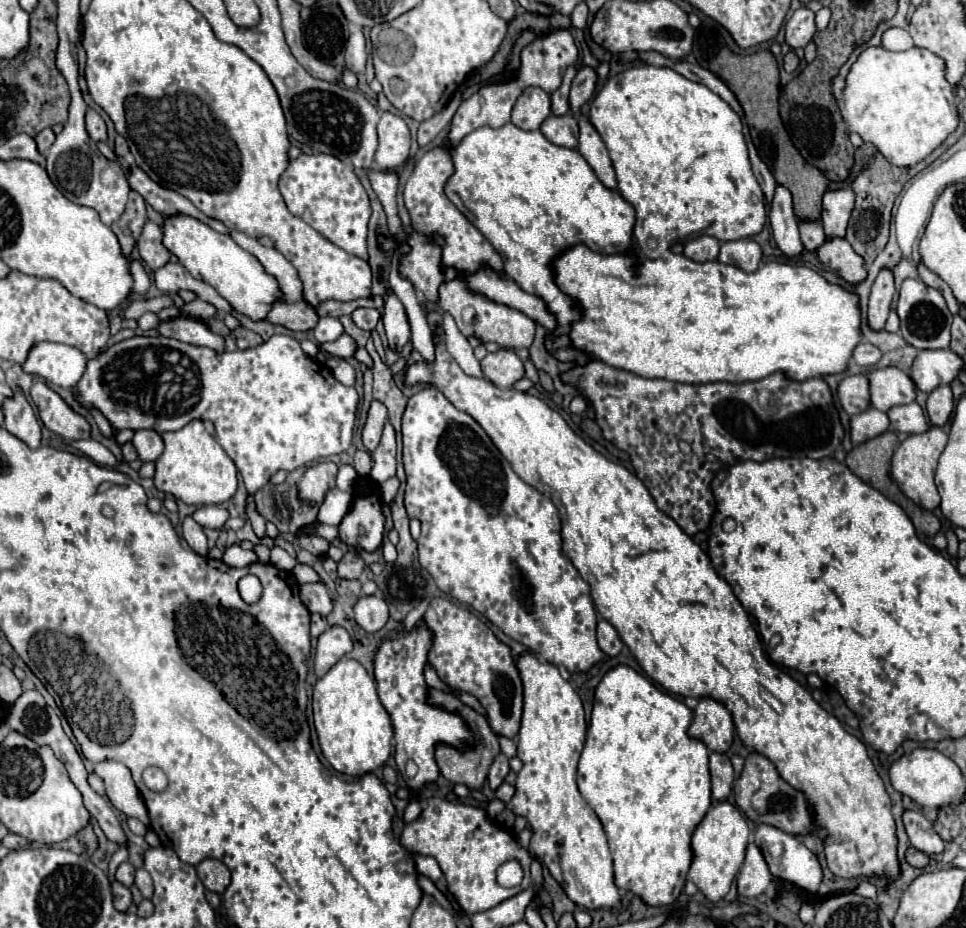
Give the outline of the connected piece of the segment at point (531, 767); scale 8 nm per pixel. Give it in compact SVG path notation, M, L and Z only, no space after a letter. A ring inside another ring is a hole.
M524 651L516 659L516 667L520 671L524 696L522 727L516 743L518 743L518 759L524 763L524 767L520 769L516 779L516 793L512 801L506 803L506 807L514 815L522 815L528 819L534 831L528 849L536 853L536 857L548 867L552 877L564 887L566 895L576 905L582 905L586 909L620 907L620 895L612 875L612 857L608 851L602 823L596 817L596 813L590 809L590 805L582 799L576 787L576 767L586 741L586 717L584 717L582 701L572 689L572 685L560 677L560 671L556 665L540 663L536 655Z

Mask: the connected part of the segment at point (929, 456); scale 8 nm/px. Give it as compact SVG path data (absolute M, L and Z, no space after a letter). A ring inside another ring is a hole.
M928 431L928 433L922 433L922 435L906 437L898 445L898 449L894 451L892 477L898 483L898 487L902 489L902 493L908 499L912 499L920 509L934 511L940 505L940 495L936 491L936 485L934 485L934 471L936 471L938 457L944 451L946 443L948 443L948 433L946 431Z

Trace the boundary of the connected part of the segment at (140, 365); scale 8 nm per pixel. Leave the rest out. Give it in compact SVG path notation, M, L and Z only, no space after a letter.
M162 335L130 337L88 359L86 371L74 389L76 401L88 411L98 409L116 431L152 429L156 433L164 433L178 431L192 419L210 419L216 427L218 443L234 461L244 479L248 491L246 515L258 537L266 535L266 531L264 517L258 513L254 503L254 493L280 469L290 473L306 463L328 455L338 455L348 449L352 443L358 405L356 389L342 385L334 379L326 365L304 355L300 343L292 335L272 335L266 343L254 349L232 353L214 353L212 349L194 347Z

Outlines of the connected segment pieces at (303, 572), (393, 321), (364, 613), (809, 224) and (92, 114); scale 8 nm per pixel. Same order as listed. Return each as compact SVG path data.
M298 563L292 573L294 573L294 577L298 579L300 585L304 585L304 583L318 583L320 581L320 575L310 565L300 565Z
M388 291L388 297L386 297L382 321L384 321L384 327L386 327L386 337L388 337L390 349L400 353L402 347L410 339L410 325L408 325L408 317L406 317L402 303L390 291Z
M376 595L360 597L356 607L354 607L354 613L356 613L354 615L356 623L362 629L366 629L368 633L380 631L388 621L388 605L386 605L386 601L382 601Z
M802 221L800 223L800 235L802 235L804 249L808 249L810 253L816 253L816 249L820 245L824 245L824 241L826 241L822 225L814 223L814 221Z
M94 109L86 113L86 131L94 141L106 141L106 123Z

